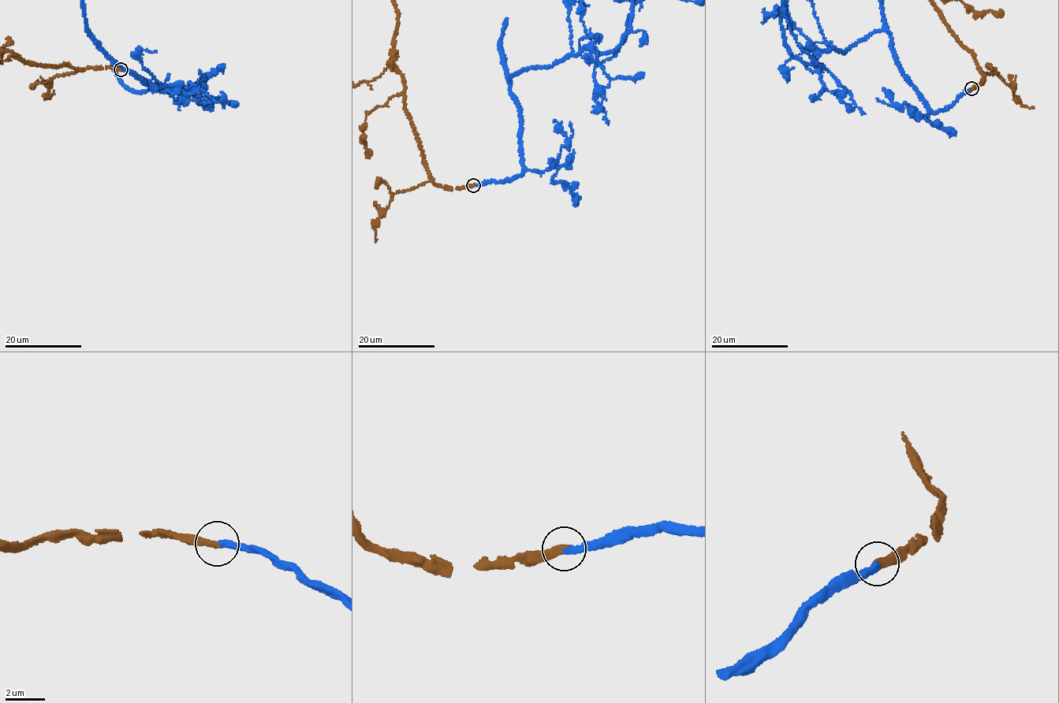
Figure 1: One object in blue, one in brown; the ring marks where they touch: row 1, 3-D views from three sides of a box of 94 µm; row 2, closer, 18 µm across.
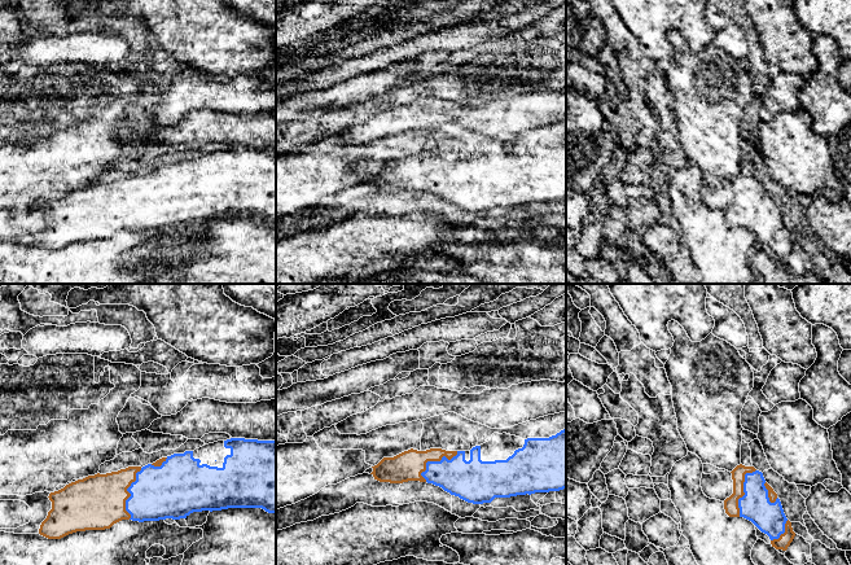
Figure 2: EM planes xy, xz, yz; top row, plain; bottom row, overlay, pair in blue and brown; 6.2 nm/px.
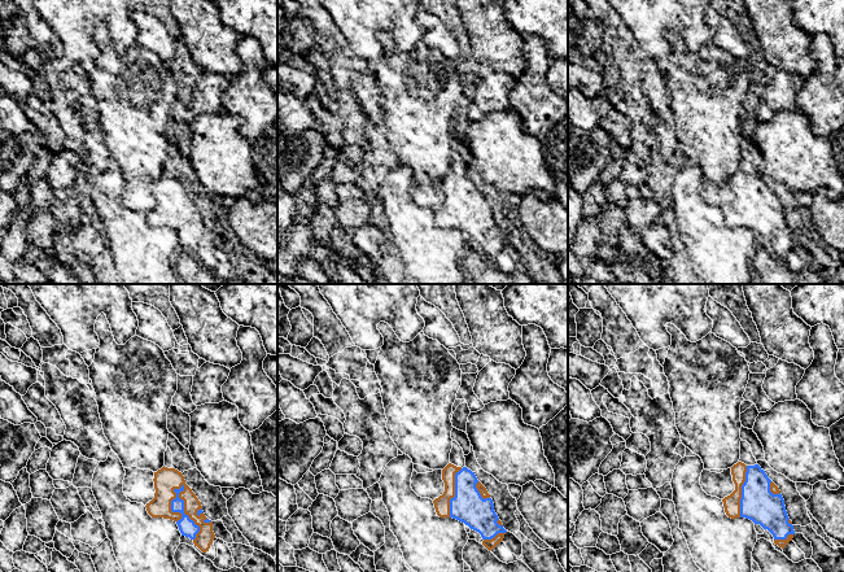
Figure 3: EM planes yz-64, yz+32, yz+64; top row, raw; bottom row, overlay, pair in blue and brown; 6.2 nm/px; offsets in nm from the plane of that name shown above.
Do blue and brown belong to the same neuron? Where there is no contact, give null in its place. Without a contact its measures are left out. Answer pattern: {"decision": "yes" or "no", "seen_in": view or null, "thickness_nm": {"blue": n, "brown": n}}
{"decision": "yes", "seen_in": "xz", "thickness_nm": {"blue": 260, "brown": 190}}

